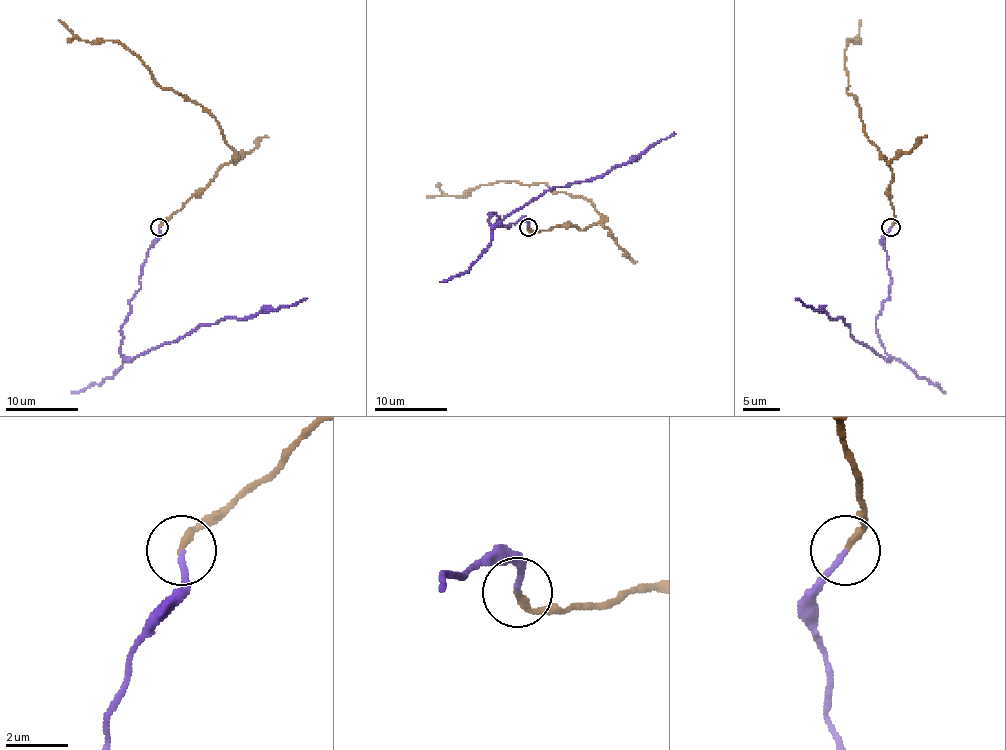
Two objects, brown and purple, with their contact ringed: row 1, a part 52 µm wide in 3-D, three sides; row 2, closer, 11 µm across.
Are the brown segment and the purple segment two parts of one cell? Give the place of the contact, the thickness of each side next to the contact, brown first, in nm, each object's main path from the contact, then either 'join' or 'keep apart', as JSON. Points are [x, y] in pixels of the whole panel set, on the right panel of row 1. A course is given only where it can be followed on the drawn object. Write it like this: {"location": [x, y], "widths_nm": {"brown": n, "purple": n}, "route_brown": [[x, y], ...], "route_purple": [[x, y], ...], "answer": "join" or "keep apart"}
{"location": [891, 227], "widths_nm": {"brown": 220, "purple": 170}, "route_brown": [[890, 227], [894, 174], [846, 91], [844, 51], [850, 40], [859, 42], [861, 20]], "route_purple": [[890, 227], [885, 238], [890, 289], [875, 325], [888, 356], [883, 358], [850, 334], [841, 318], [797, 298]], "answer": "join"}

